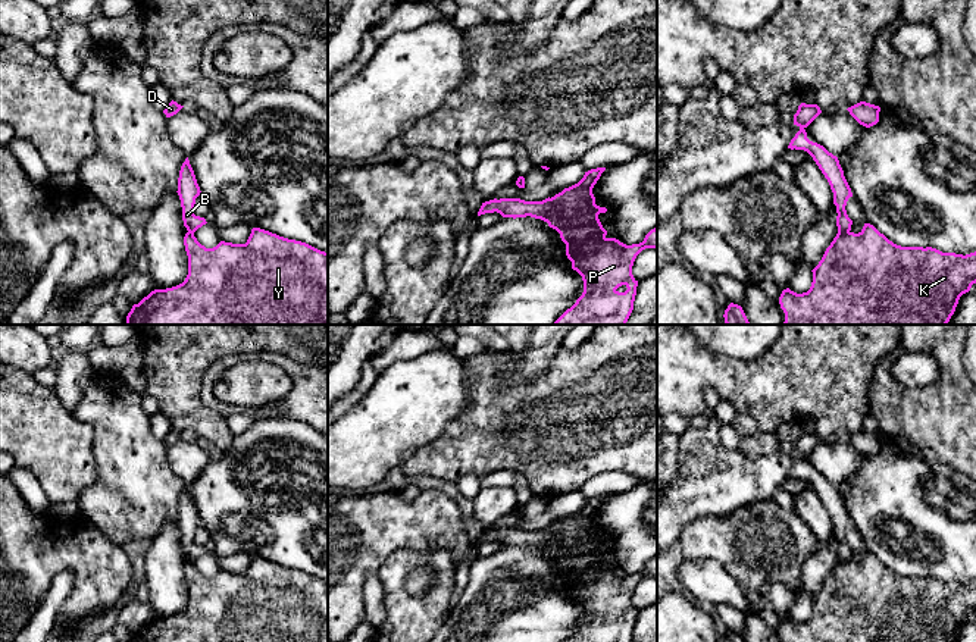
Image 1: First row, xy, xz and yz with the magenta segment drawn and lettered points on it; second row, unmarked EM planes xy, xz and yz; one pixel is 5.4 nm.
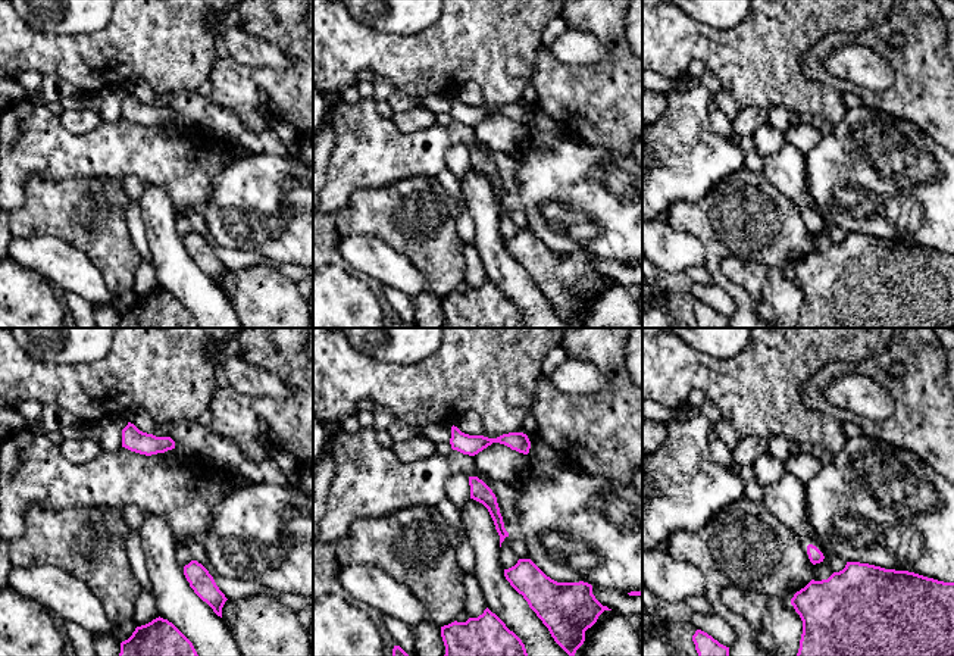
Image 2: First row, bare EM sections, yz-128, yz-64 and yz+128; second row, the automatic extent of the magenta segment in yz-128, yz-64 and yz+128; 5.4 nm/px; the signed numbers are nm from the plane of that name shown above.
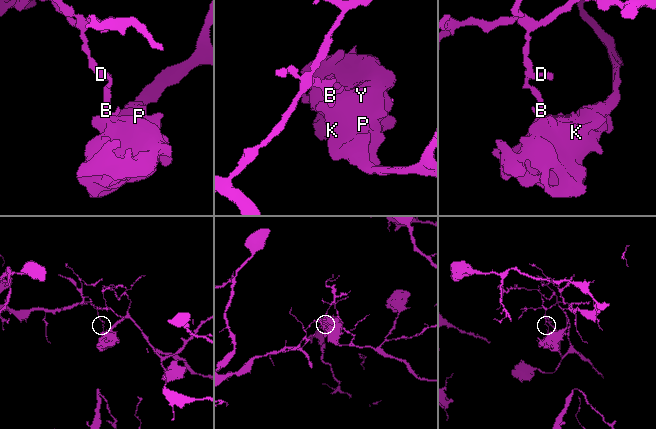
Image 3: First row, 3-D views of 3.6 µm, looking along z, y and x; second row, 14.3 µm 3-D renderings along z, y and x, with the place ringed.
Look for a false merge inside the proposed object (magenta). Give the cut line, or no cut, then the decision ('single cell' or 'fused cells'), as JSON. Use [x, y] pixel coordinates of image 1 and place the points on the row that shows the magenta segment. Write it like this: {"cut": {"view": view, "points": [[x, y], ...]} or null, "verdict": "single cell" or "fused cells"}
{"cut": {"view": "yz", "points": [[838, 231], [848, 232]]}, "verdict": "fused cells"}

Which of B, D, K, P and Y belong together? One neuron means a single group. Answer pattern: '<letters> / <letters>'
B D / K P Y

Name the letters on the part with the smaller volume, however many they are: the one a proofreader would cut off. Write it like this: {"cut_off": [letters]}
{"cut_off": ["K", "P", "Y"]}

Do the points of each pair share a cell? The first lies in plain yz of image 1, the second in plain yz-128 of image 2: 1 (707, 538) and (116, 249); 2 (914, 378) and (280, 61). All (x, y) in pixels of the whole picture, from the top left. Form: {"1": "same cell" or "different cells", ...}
{"1": "same cell", "2": "same cell"}

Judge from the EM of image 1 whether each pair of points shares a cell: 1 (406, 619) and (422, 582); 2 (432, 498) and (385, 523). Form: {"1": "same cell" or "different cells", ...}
{"1": "different cells", "2": "same cell"}

